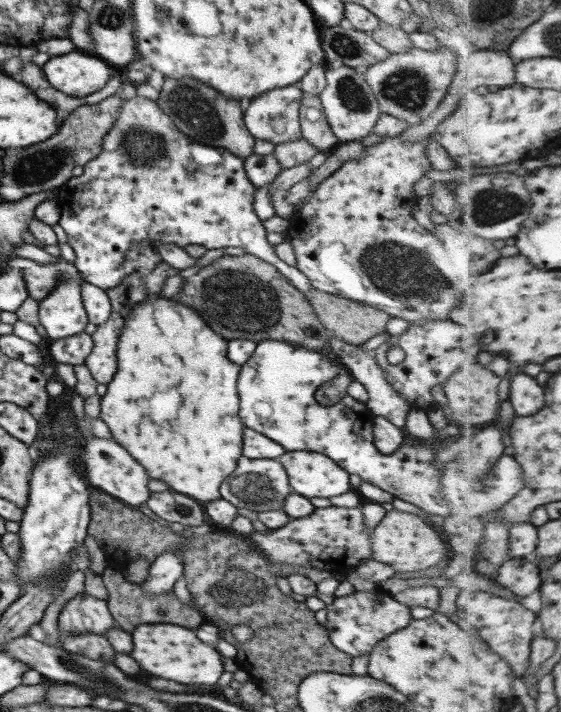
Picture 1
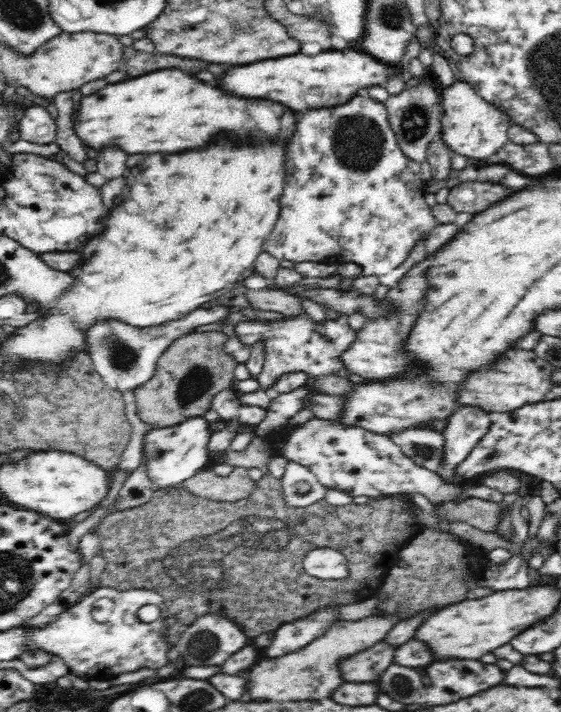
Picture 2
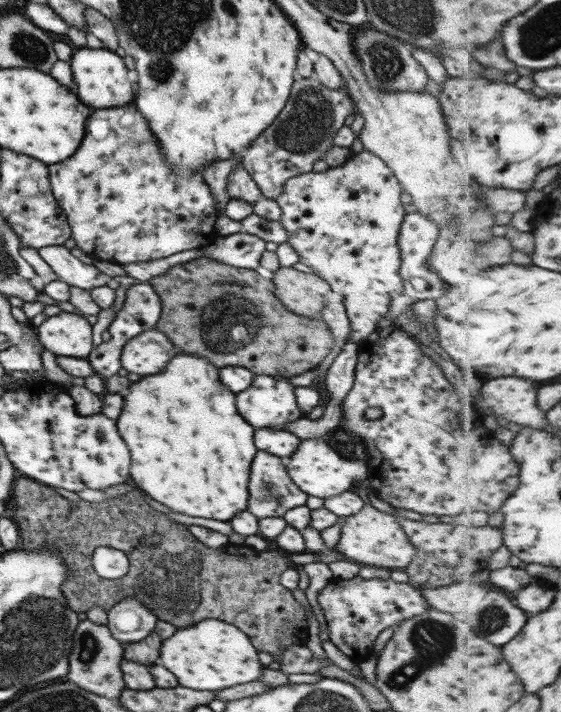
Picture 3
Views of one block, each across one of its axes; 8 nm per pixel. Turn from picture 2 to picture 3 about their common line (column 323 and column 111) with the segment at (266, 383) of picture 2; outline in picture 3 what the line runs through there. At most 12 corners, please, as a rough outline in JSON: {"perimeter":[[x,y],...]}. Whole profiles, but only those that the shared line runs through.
{"perimeter":[[153,286],[126,291],[110,339],[87,356],[104,379],[118,375],[122,348],[154,329],[161,300]]}

